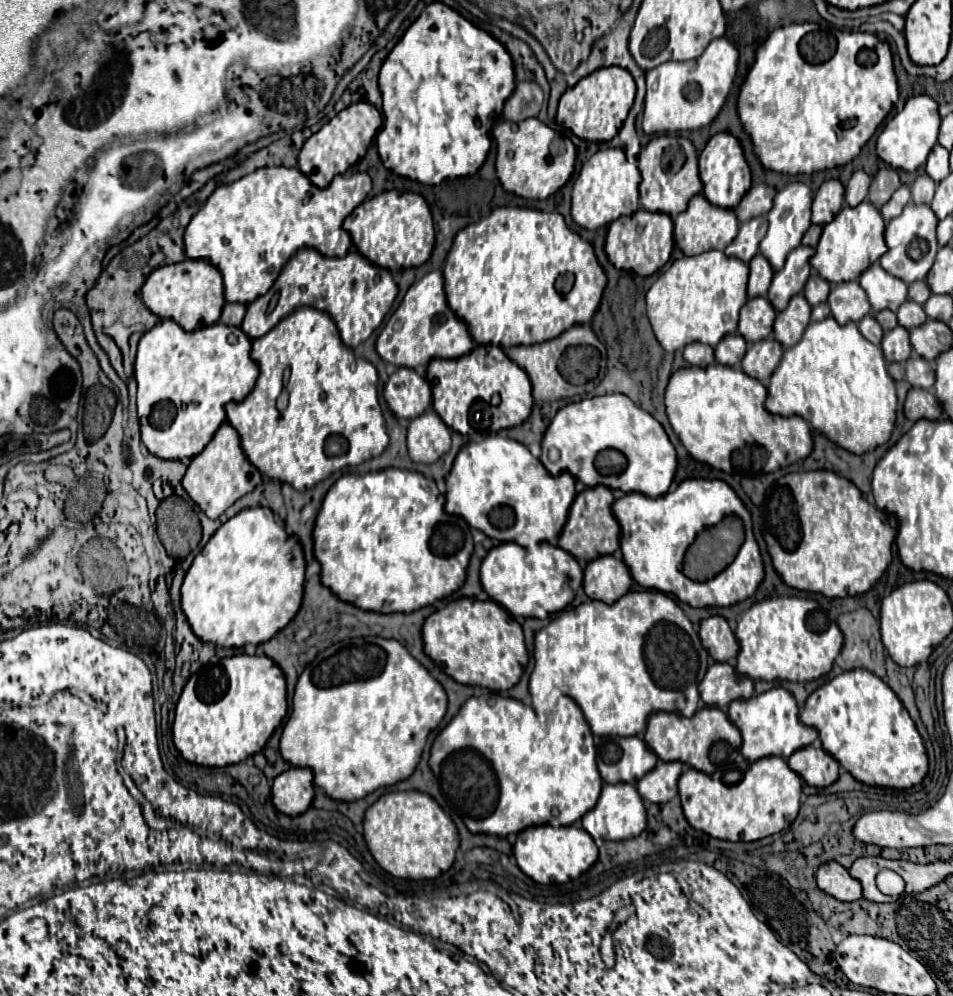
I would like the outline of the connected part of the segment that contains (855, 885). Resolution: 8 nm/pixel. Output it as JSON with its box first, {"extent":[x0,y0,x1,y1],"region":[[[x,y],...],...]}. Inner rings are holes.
{"extent":[818,861,862,901],"region":[[[828,861],[818,869],[818,887],[838,901],[856,901],[862,897],[862,885],[836,861]]]}

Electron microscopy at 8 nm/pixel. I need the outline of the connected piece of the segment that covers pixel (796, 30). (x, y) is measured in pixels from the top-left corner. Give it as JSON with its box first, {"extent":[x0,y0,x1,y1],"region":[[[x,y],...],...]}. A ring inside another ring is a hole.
{"extent":[738,23,898,175],"region":[[[794,23],[774,29],[758,49],[754,65],[738,95],[738,115],[766,169],[800,175],[840,167],[852,161],[896,101],[898,83],[888,43],[872,33],[826,29],[818,23]]]}

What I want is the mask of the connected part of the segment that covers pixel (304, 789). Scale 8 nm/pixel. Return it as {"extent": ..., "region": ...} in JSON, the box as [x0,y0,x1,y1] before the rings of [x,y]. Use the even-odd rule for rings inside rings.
{"extent":[272,767,314,815],"region":[[[290,767],[280,773],[272,785],[272,803],[284,815],[300,815],[308,811],[314,799],[314,775],[310,769]]]}

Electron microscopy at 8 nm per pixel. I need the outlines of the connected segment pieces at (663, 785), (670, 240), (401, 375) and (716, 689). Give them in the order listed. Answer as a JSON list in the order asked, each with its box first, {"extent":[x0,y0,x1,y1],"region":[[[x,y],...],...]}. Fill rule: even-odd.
[{"extent":[636,761,682,803],"region":[[[660,761],[652,773],[646,773],[638,783],[636,789],[642,799],[652,803],[666,803],[678,795],[678,777],[682,773],[680,763],[664,763]]]},{"extent":[606,209,674,277],"region":[[[646,209],[636,211],[630,217],[620,217],[608,227],[606,237],[606,253],[610,263],[616,269],[634,271],[642,277],[656,273],[664,263],[668,263],[674,249],[674,235],[672,235],[672,219],[666,213],[650,213]]]},{"extent":[384,367,432,419],"region":[[[400,367],[394,375],[390,375],[384,387],[384,399],[388,401],[396,417],[414,419],[430,407],[432,389],[430,383],[414,369]]]},{"extent":[698,663,754,709],"region":[[[714,663],[706,671],[698,689],[706,705],[724,709],[736,699],[748,699],[754,691],[754,683],[748,677],[738,675],[730,663]]]}]

